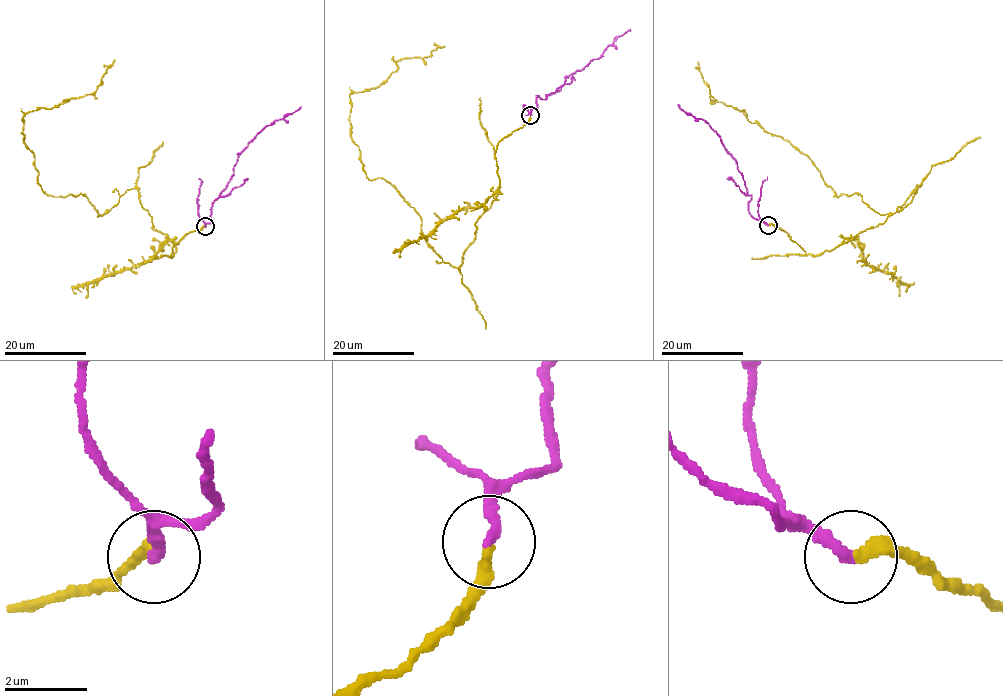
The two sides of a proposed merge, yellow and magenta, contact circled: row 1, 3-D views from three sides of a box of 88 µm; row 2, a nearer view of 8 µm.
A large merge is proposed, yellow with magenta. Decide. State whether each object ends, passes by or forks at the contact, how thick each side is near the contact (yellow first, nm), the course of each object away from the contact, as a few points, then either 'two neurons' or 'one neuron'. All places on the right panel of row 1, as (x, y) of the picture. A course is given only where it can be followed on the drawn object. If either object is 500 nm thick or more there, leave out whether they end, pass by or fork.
yellow ends there; magenta ends there; 340 nm thick on the yellow side, 280 nm on the other; yellow runs (768, 225), (819, 255), (921, 185), (894, 213), (857, 193), (833, 197), (790, 142), (710, 99), (697, 61); magenta runs (768, 225), (750, 213), (751, 196), (746, 193), (745, 181), (720, 137), (706, 121), (688, 115), (677, 104); one neuron

